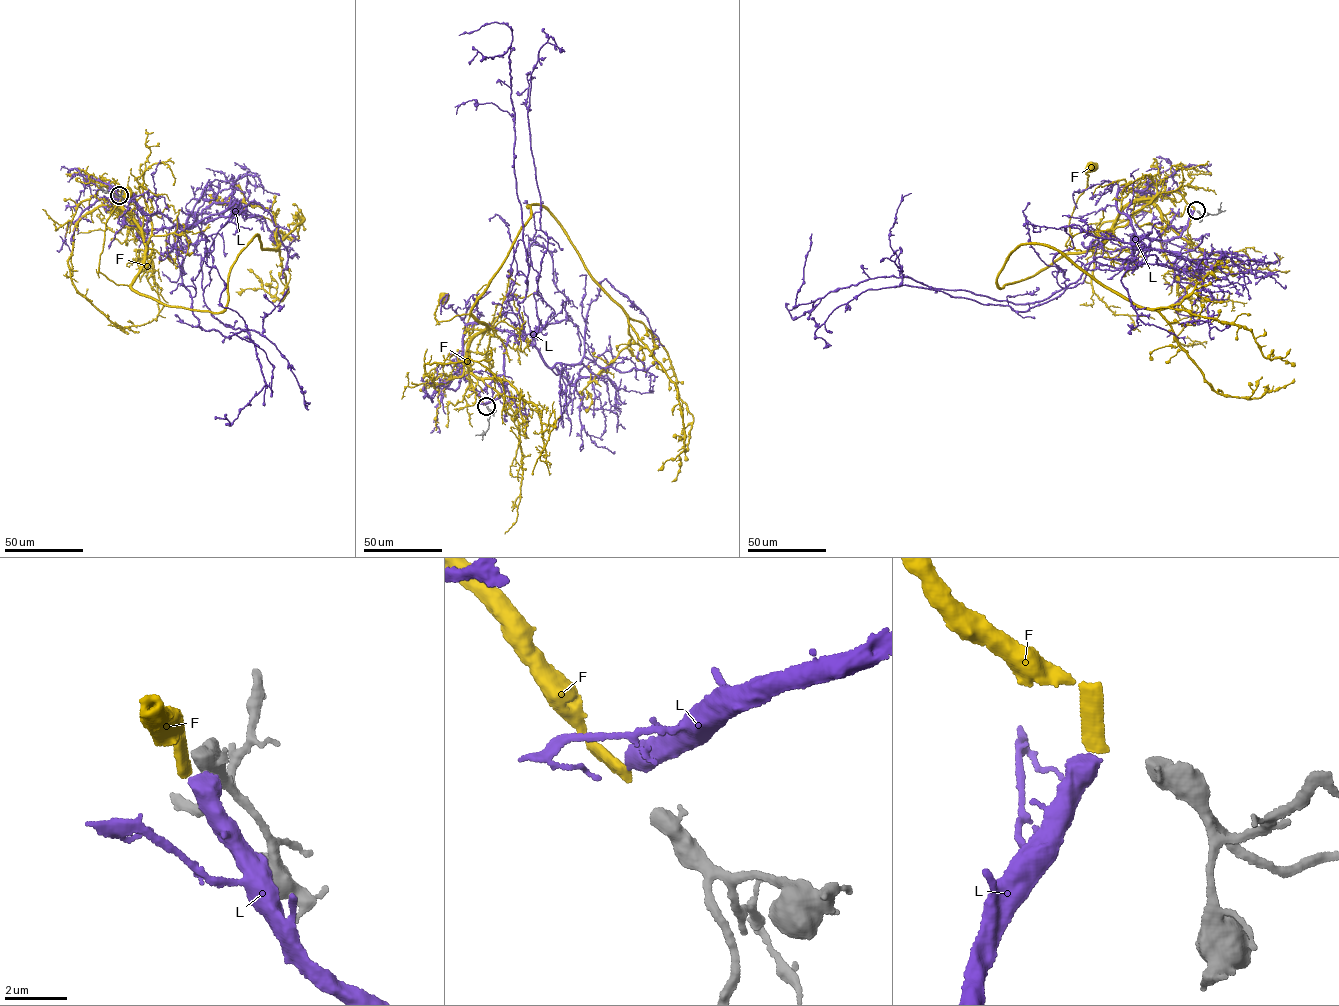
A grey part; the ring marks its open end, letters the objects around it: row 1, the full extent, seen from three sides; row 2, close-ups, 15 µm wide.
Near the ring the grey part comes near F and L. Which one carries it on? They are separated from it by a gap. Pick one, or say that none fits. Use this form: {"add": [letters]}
{"add": ["F"]}

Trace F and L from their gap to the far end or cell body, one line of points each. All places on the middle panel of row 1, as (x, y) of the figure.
F: (485, 405), (469, 382), (467, 350), (469, 339), (488, 329), (469, 314), (437, 321), (433, 313), (442, 297)
L: (486, 404), (504, 392), (508, 338), (524, 341), (512, 32), (494, 22), (459, 35)

